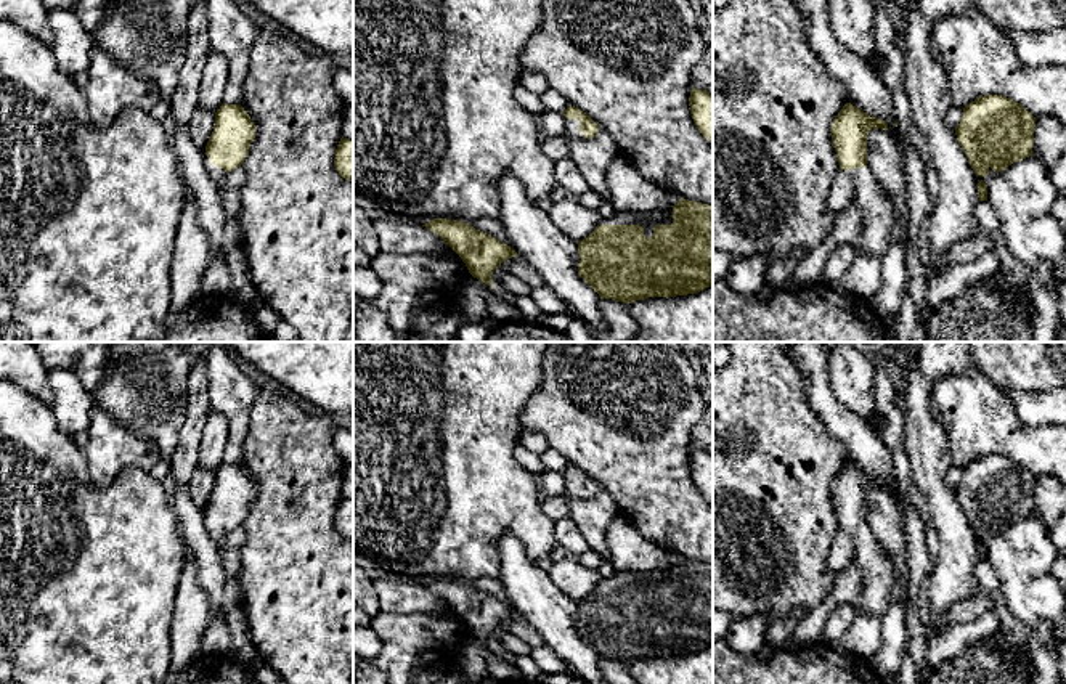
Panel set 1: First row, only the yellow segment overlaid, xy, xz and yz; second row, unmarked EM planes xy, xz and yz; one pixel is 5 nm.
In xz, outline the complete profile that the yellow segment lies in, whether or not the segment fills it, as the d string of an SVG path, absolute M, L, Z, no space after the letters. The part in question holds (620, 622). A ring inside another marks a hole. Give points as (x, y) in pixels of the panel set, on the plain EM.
M681 557L674 565L657 572L615 572L600 578L596 589L578 602L578 633L599 653L623 663L649 657L676 657L713 645L713 567Z

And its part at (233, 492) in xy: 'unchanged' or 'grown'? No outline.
grown

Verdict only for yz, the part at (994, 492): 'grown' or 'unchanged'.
unchanged

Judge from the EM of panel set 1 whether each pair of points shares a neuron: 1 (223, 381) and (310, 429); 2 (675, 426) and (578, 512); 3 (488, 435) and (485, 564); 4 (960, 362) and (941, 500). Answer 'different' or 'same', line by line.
1: different
2: different
3: same
4: same

